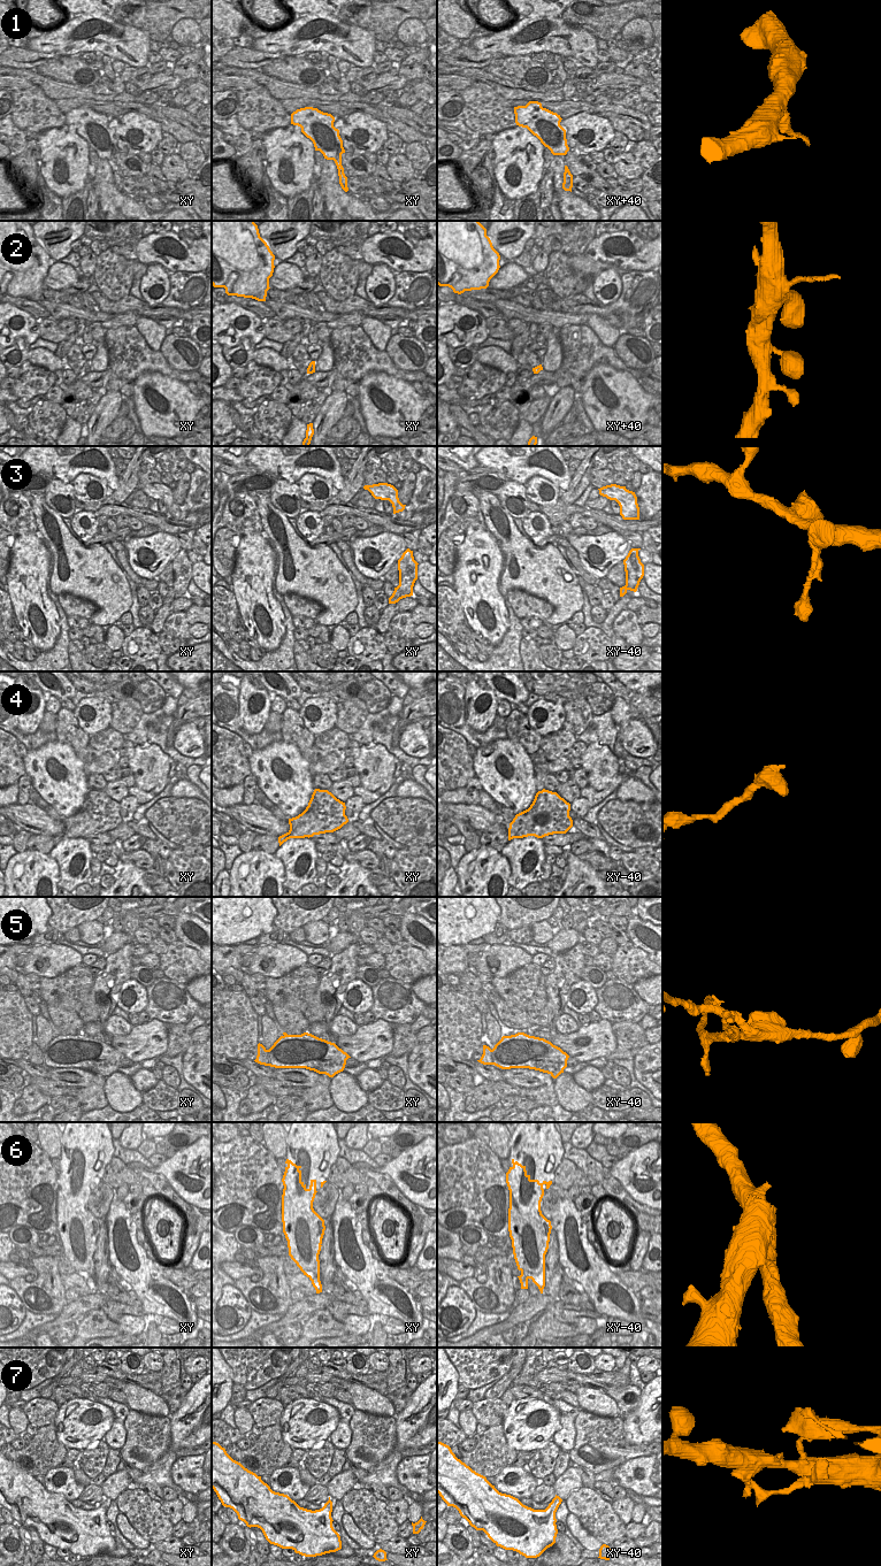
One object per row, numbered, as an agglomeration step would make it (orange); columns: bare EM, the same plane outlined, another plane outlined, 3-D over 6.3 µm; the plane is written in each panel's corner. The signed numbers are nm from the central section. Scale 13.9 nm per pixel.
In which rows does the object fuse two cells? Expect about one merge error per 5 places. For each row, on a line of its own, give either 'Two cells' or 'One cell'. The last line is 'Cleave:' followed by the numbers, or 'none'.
1: One cell
2: One cell
3: One cell
4: One cell
5: Two cells
6: Two cells
7: Two cells
Cleave: 5, 6, 7

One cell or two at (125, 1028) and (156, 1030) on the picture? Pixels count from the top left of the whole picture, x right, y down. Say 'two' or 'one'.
two

